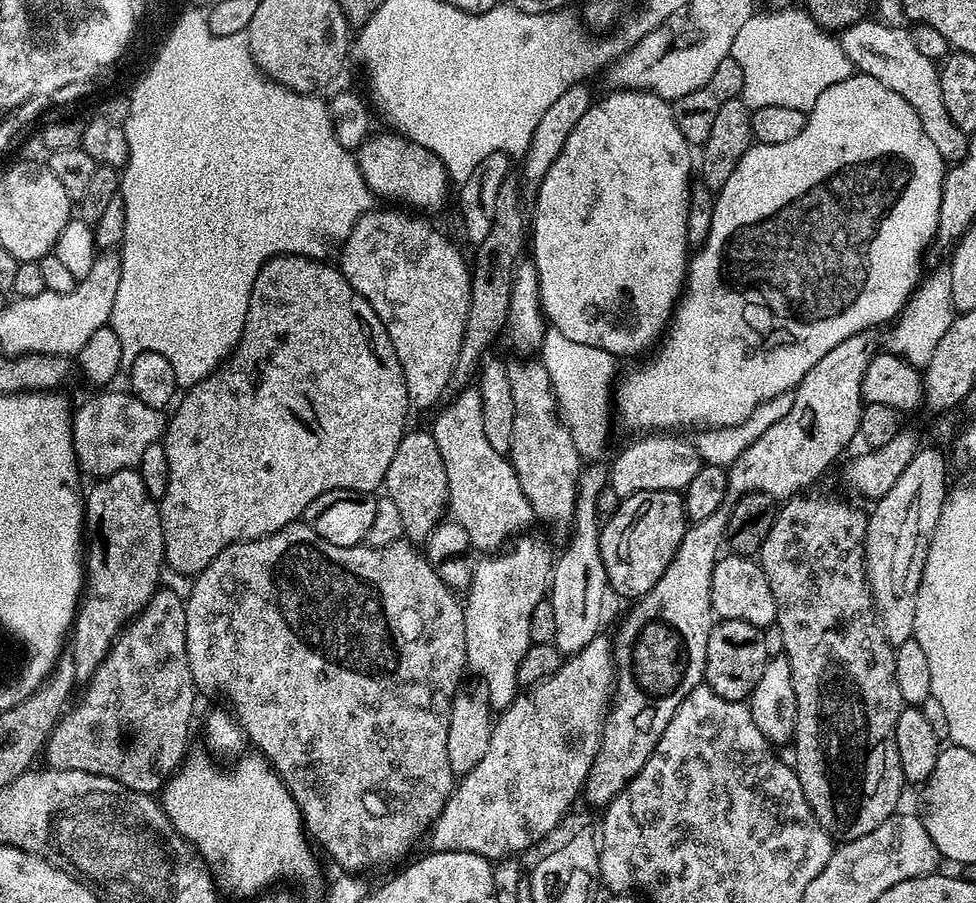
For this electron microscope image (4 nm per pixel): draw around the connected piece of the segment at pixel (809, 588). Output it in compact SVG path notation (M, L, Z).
M797 494L787 501L777 511L776 520L770 526L769 533L761 544L758 553L758 563L766 574L766 582L770 582L770 590L774 590L776 603L775 627L782 634L784 656L792 671L794 696L796 698L796 760L794 767L798 782L802 782L802 794L806 794L806 802L810 802L810 810L818 818L829 836L840 842L851 842L870 834L870 830L878 830L882 822L886 822L897 811L900 795L906 789L906 781L902 774L902 766L898 758L898 742L896 727L898 714L906 707L902 693L895 678L896 648L884 635L884 629L878 619L878 613L872 599L872 588L868 585L868 565L864 559L864 543L868 533L868 512L858 505L843 500L840 496L808 496L812 494Z

